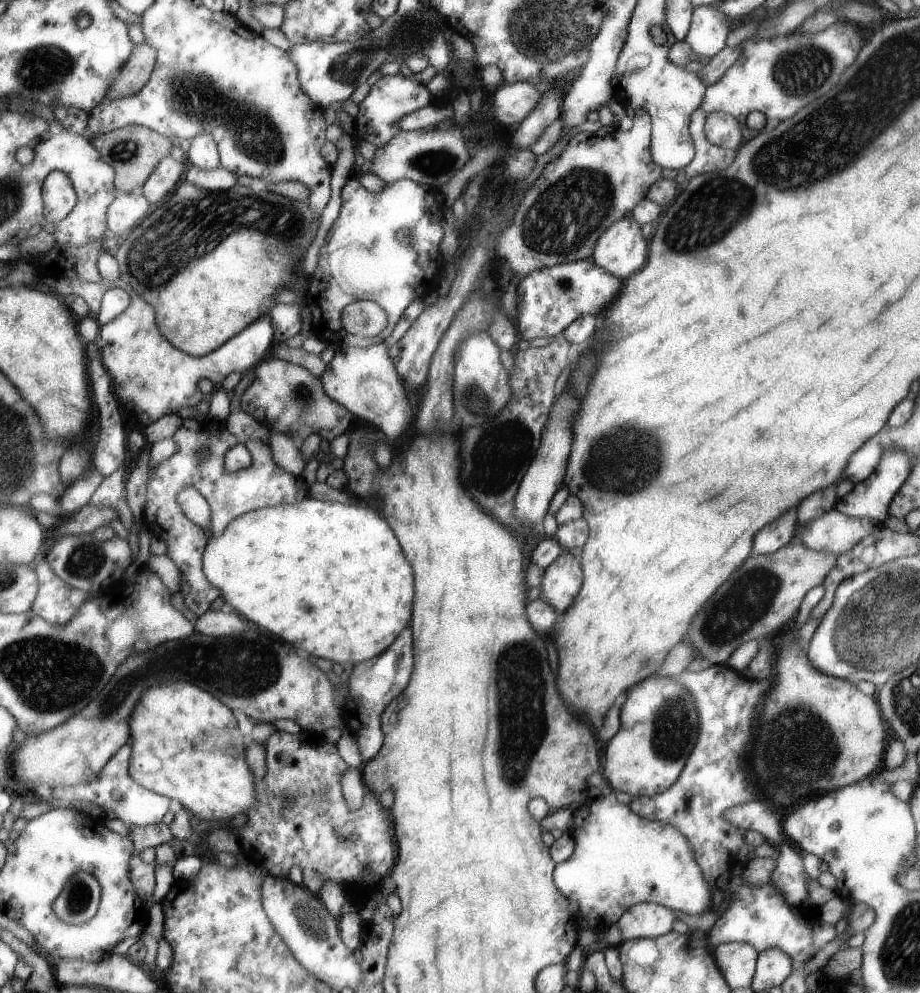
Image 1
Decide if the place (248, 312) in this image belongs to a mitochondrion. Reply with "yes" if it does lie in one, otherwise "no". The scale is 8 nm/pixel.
no

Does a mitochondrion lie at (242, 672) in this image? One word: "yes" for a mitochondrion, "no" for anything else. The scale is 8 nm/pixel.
yes

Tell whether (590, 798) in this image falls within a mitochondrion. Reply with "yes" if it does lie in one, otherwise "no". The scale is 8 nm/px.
no

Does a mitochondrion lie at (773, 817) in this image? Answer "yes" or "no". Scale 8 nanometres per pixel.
no

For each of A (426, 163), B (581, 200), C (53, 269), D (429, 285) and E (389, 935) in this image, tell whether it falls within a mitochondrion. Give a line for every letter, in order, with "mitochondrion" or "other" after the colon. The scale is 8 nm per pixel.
A: mitochondrion
B: mitochondrion
C: other
D: other
E: other

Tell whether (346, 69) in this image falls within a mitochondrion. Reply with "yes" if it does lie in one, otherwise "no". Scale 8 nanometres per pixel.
yes

